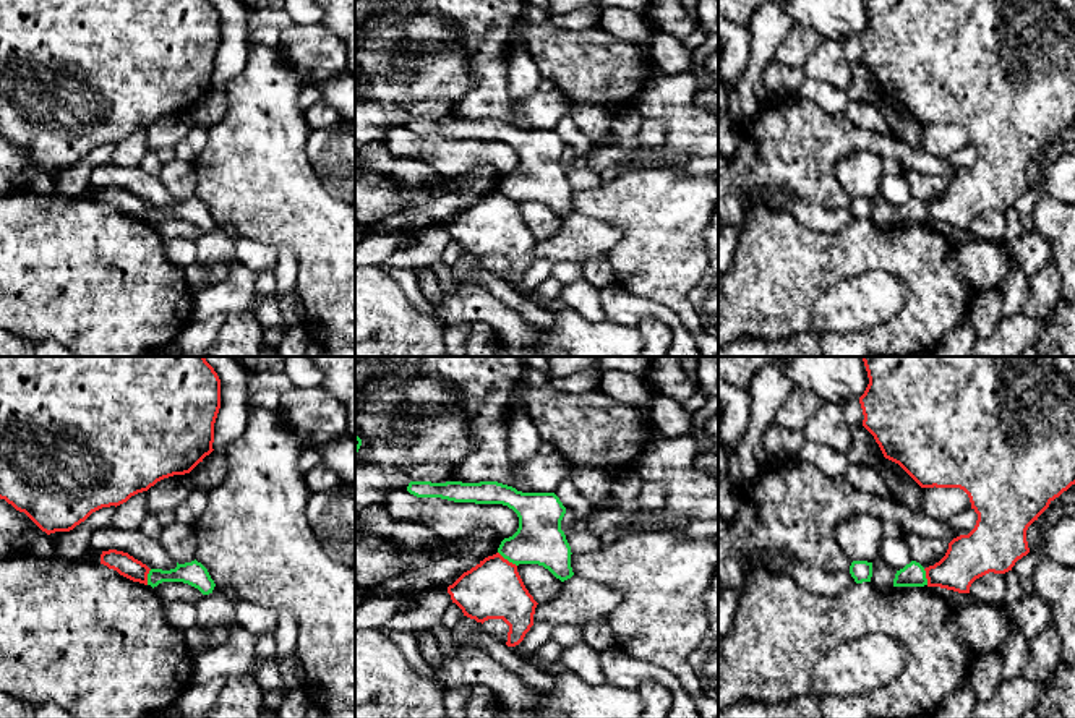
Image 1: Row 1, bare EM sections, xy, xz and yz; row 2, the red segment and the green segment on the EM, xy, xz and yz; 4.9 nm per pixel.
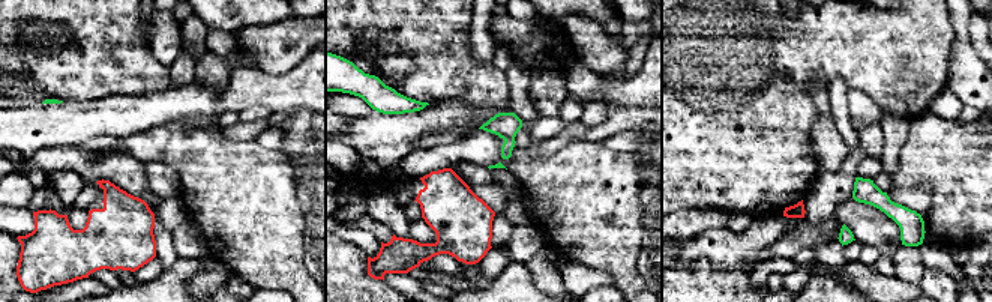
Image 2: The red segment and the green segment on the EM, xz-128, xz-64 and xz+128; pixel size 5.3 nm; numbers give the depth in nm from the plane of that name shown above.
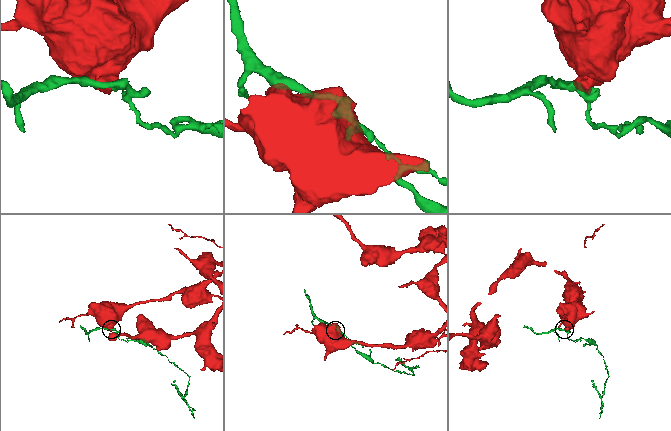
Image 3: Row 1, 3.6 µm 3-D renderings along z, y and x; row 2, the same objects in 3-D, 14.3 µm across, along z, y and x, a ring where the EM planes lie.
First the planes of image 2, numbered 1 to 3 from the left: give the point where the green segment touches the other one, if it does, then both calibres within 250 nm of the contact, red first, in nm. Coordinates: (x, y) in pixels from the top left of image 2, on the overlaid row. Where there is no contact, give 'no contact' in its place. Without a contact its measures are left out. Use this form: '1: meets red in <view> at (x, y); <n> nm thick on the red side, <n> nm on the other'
1: no contact
2: no contact
3: no contact

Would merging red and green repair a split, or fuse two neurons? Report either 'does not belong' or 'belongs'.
does not belong

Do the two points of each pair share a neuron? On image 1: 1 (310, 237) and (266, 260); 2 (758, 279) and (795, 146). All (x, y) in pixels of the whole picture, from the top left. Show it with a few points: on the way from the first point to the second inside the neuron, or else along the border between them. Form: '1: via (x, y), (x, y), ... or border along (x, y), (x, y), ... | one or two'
1: border along (242, 234), (268, 243), (276, 252) | two
2: border along (761, 203), (749, 211), (740, 230) | two

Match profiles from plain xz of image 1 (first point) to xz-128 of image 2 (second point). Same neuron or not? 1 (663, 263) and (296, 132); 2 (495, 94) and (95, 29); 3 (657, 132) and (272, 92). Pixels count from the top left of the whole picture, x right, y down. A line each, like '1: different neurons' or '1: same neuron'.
1: different neurons
2: same neuron
3: different neurons

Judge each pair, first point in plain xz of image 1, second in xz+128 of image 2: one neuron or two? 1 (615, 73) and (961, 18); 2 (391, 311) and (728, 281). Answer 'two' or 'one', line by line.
1: two
2: one

